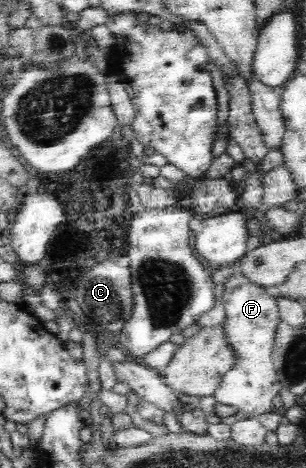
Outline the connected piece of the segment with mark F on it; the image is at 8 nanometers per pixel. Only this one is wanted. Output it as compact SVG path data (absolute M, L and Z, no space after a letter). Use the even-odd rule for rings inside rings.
M242 272L227 276L220 300L227 316L224 330L228 334L229 343L235 347L239 360L237 366L223 376L220 388L214 395L217 404L235 408L237 418L250 419L272 412L273 398L279 395L281 386L272 363L272 350L280 324L278 300L269 297L265 286L251 282Z

